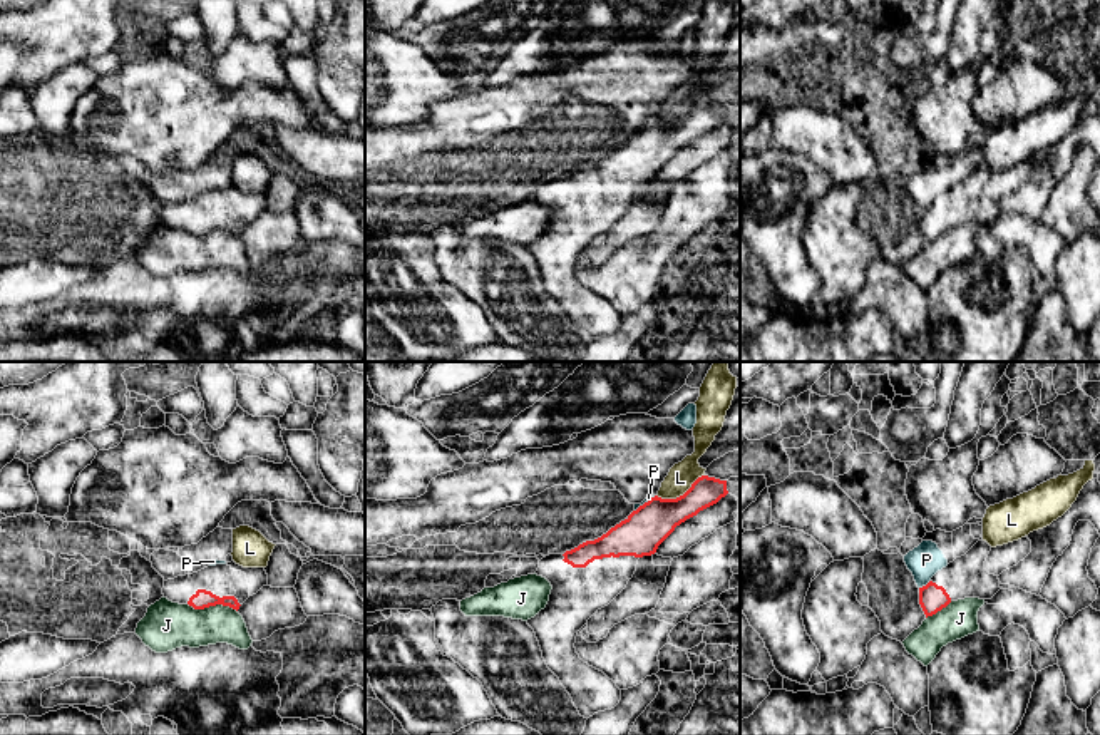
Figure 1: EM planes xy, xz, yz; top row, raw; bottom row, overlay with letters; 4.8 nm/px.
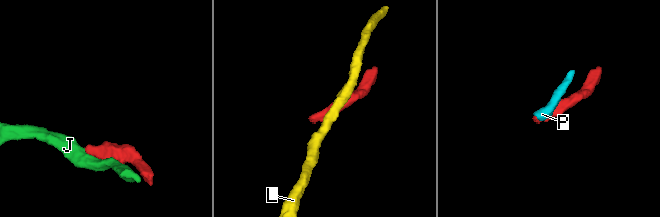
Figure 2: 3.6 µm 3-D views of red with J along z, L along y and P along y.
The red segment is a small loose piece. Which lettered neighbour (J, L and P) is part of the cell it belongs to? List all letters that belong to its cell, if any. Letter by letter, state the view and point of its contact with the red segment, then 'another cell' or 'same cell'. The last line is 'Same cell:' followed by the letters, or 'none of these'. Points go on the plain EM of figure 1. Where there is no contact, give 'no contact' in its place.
J: xy (213, 230) | another cell
L: xz (680, 121) | another cell
P: yz (926, 210) | another cell
Same cell: none of these

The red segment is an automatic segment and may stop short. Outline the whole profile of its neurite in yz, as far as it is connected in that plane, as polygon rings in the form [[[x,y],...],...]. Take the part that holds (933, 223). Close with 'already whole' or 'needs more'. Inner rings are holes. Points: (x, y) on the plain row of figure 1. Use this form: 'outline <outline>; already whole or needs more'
outline [[[978,166],[964,181],[956,182],[919,213],[919,229],[928,241],[936,239],[951,226],[964,223],[991,224],[1001,213],[1000,204],[984,194],[991,176],[986,166]]]; needs more

